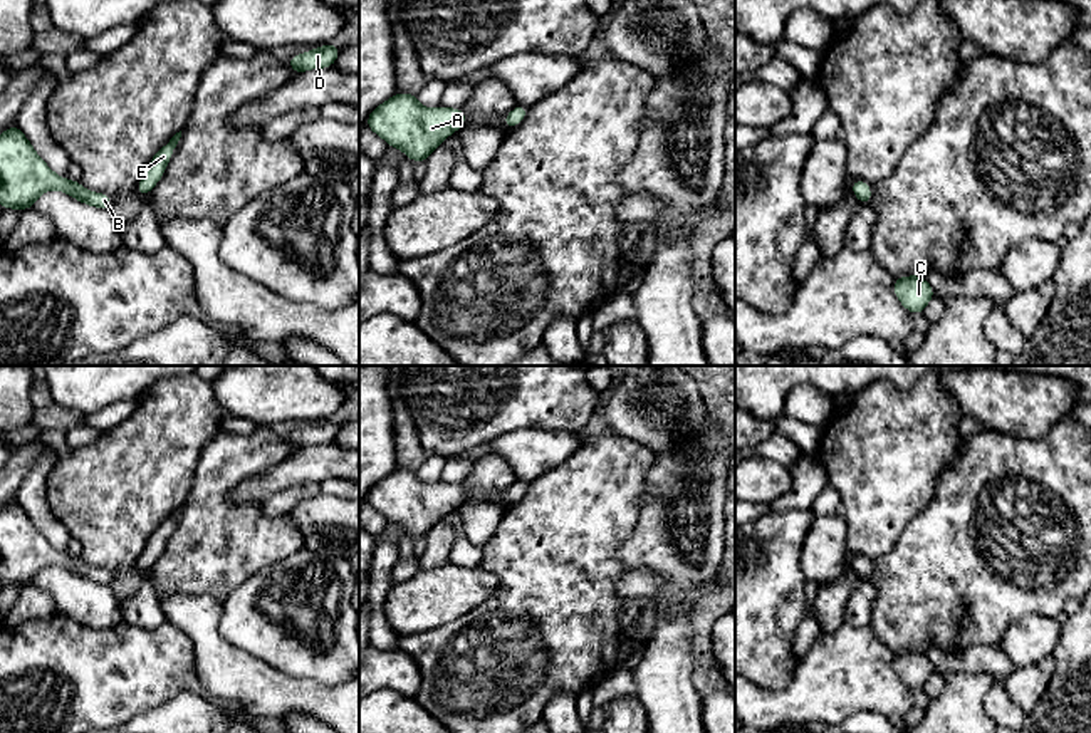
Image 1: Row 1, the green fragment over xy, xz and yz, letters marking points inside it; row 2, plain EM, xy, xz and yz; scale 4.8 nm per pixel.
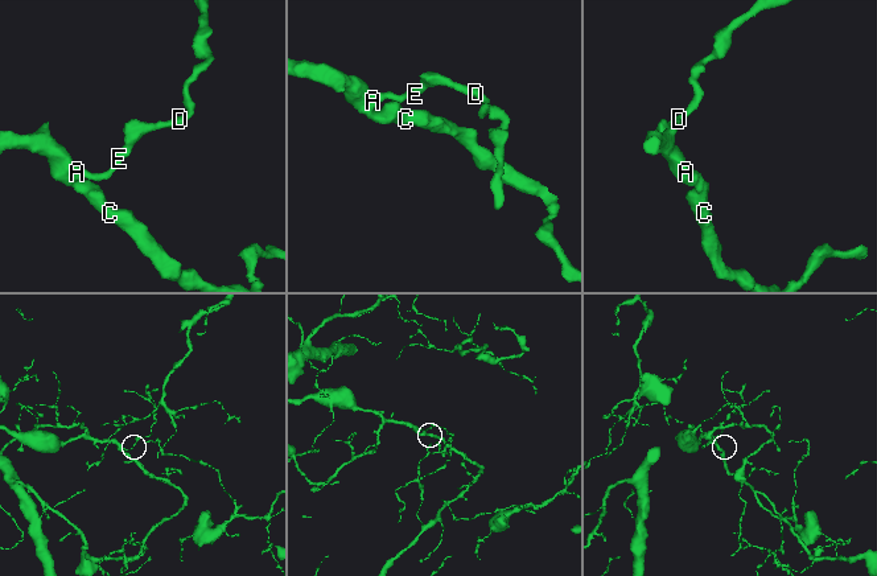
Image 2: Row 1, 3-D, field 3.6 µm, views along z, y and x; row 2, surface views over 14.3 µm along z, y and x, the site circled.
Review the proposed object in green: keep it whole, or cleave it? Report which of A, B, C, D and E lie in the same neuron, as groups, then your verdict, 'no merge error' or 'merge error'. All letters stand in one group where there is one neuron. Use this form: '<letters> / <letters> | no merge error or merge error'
A B C D E | no merge error

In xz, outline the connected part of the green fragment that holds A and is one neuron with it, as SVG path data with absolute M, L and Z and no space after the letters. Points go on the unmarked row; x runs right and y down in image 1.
M399 468L376 481L366 496L388 523L401 525L410 537L423 537L453 508L463 503L467 488L455 483L428 485L416 470Z

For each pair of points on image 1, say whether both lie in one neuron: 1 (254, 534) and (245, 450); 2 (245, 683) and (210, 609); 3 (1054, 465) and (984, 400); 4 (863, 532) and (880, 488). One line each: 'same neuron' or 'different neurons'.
1: same neuron
2: same neuron
3: different neurons
4: same neuron

